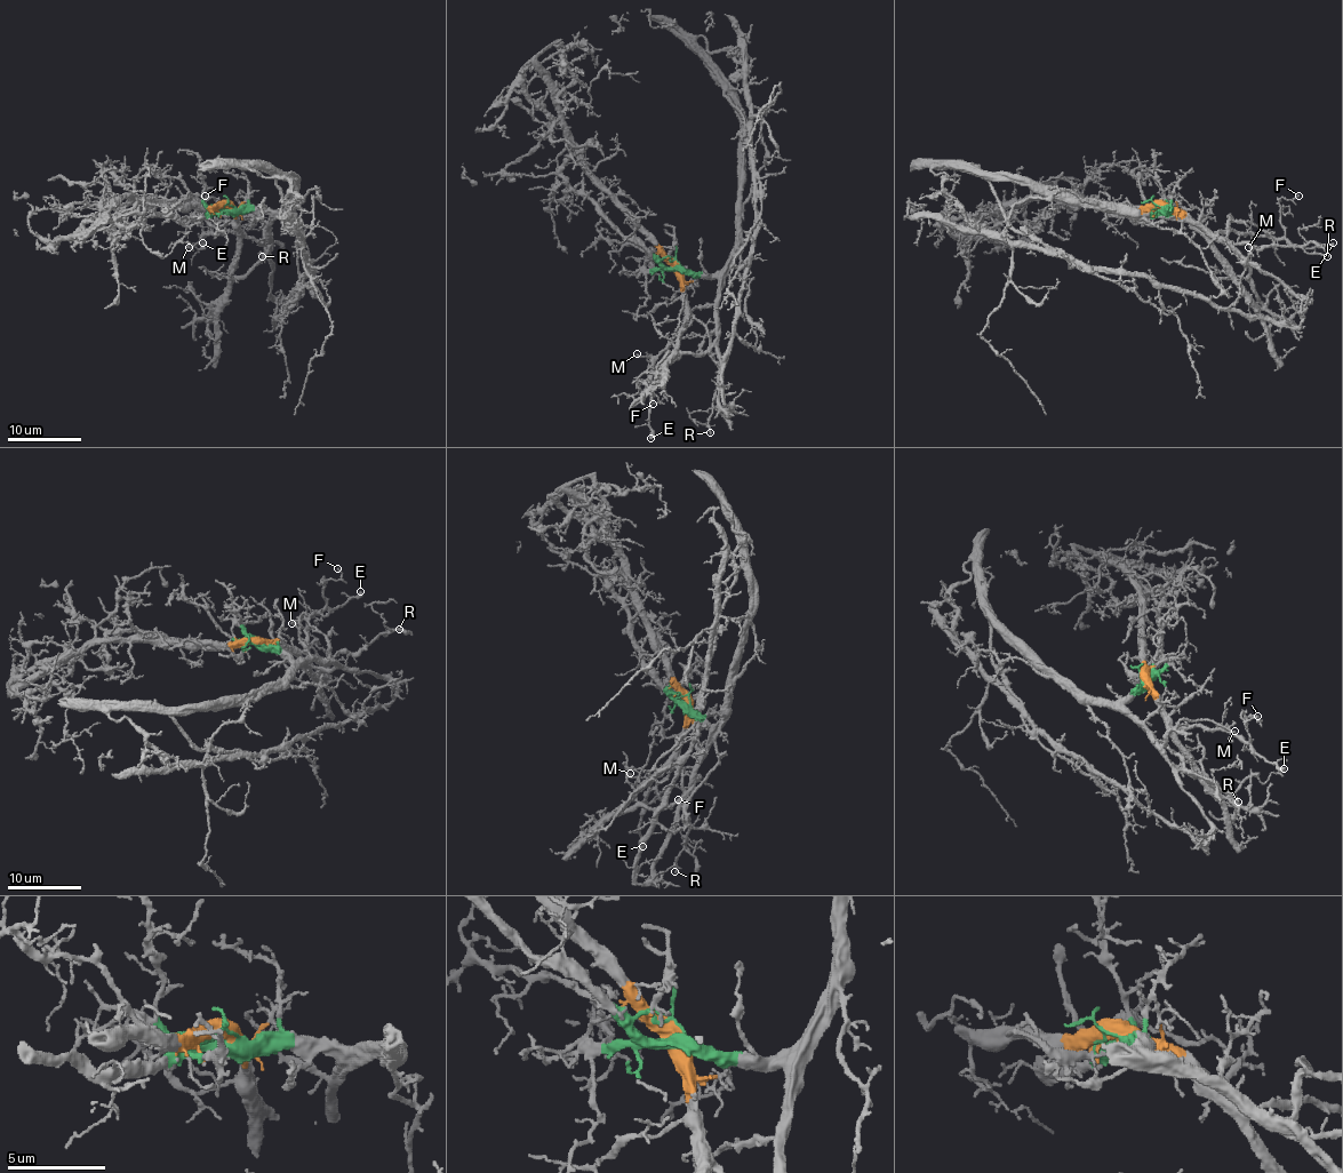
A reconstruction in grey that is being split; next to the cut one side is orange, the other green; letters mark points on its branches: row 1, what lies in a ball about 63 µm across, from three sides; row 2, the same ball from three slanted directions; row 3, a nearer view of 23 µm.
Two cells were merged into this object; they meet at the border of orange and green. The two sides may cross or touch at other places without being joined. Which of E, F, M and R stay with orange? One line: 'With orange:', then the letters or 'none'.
With orange: E, F, M, R

